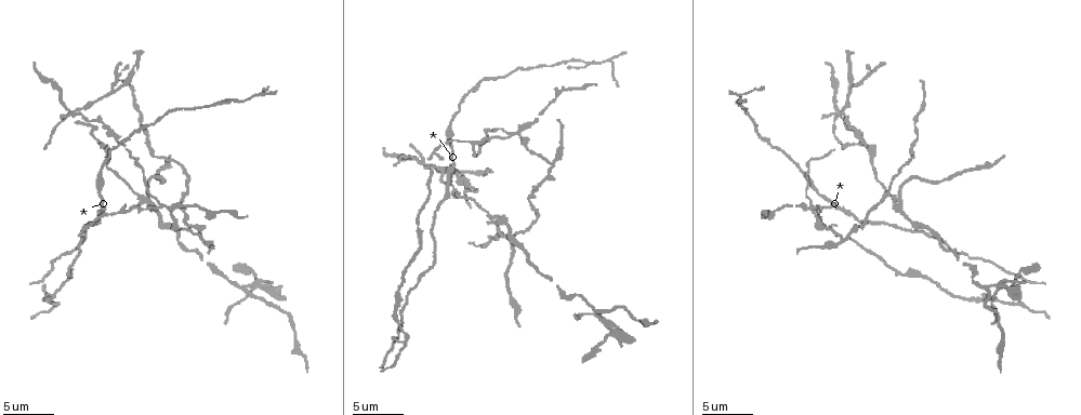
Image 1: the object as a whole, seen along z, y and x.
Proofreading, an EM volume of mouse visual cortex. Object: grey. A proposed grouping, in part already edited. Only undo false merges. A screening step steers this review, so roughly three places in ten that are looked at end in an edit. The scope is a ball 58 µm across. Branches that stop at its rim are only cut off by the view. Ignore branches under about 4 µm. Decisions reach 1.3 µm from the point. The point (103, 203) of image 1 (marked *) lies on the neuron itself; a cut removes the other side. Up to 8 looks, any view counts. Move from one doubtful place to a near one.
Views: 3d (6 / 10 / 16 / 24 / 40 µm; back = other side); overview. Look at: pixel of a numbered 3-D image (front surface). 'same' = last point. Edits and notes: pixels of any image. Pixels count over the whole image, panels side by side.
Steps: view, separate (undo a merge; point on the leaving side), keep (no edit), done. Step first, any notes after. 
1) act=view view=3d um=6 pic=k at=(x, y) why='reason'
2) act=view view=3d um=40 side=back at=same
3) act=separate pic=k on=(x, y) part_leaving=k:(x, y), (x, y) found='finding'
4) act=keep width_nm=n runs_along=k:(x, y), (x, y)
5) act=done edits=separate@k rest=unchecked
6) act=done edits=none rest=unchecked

act=view view=3d um=10 pic=1 at=(143, 197) why='arms part here'

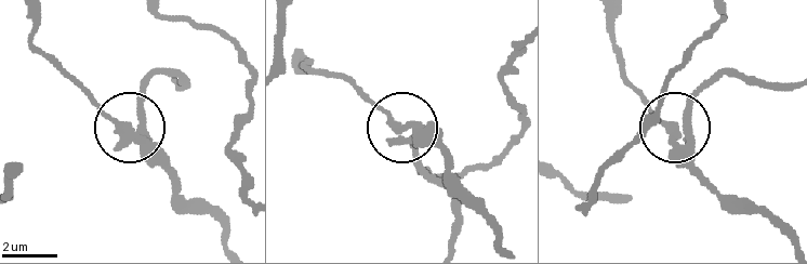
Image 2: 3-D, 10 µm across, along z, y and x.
act=keep runs_along=2:(247, 61), (195, 26), (132, 128), (79, 84) found='all the same neuron'

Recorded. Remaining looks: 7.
act=view view=3d um=10 pic=1 at=(474, 142) why='three-way junction'

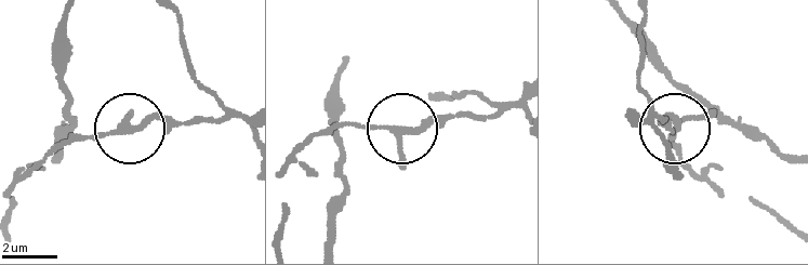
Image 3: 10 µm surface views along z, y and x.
act=keep runs_along=3:(15, 184), (50, 154), (98, 135), (155, 121), (215, 121) found='one neuron here'

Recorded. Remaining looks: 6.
act=view view=3d um=10 pic=1 at=(809, 209) why='three-way junction'

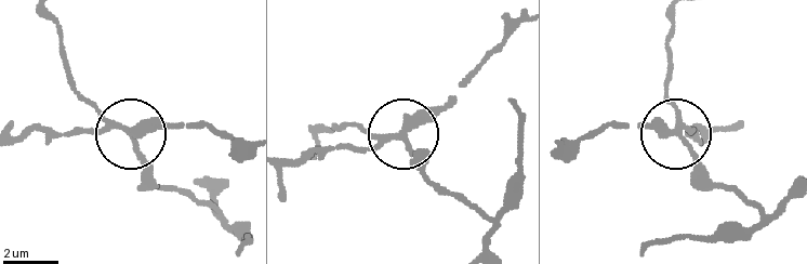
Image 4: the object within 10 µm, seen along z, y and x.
act=separate pic=4 on=(144, 158) part_leaving=4:(682, 128), (696, 160), (722, 186), (772, 209), (793, 195) found='two neurons meet here'

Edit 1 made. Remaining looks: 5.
act=view view=overview

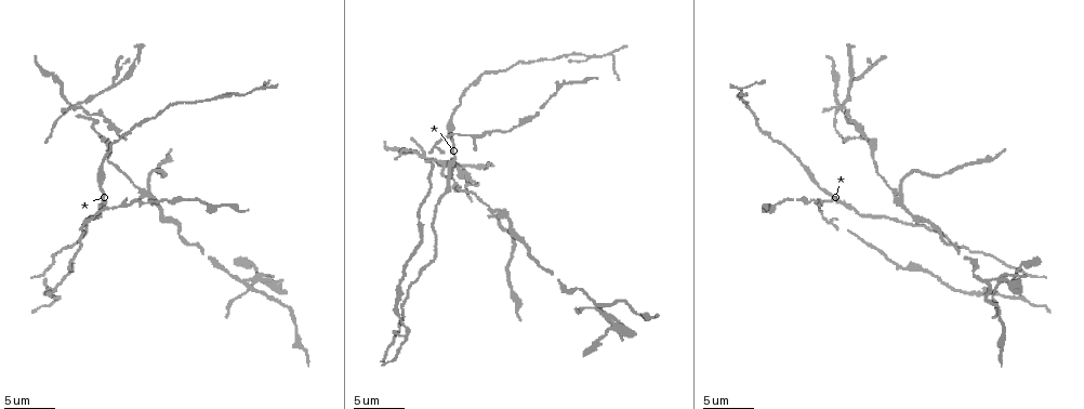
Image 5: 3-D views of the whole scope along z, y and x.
act=view view=3d um=6 pic=5 at=(559, 284) why='sudden change in width'

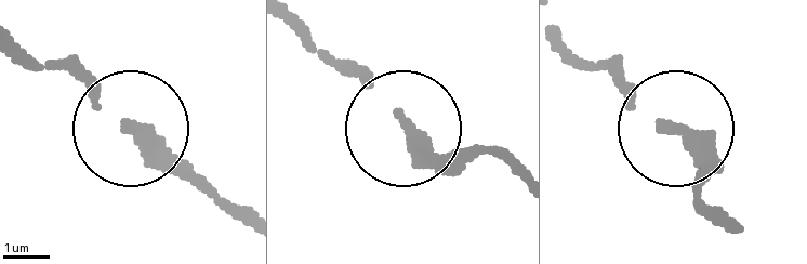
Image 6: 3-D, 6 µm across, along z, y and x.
act=keep runs_along=6:(21, 47), (67, 70), (238, 218) found='continuous, no second neuron'

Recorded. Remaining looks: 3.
act=done edits=separate@4 rest=unchecked

